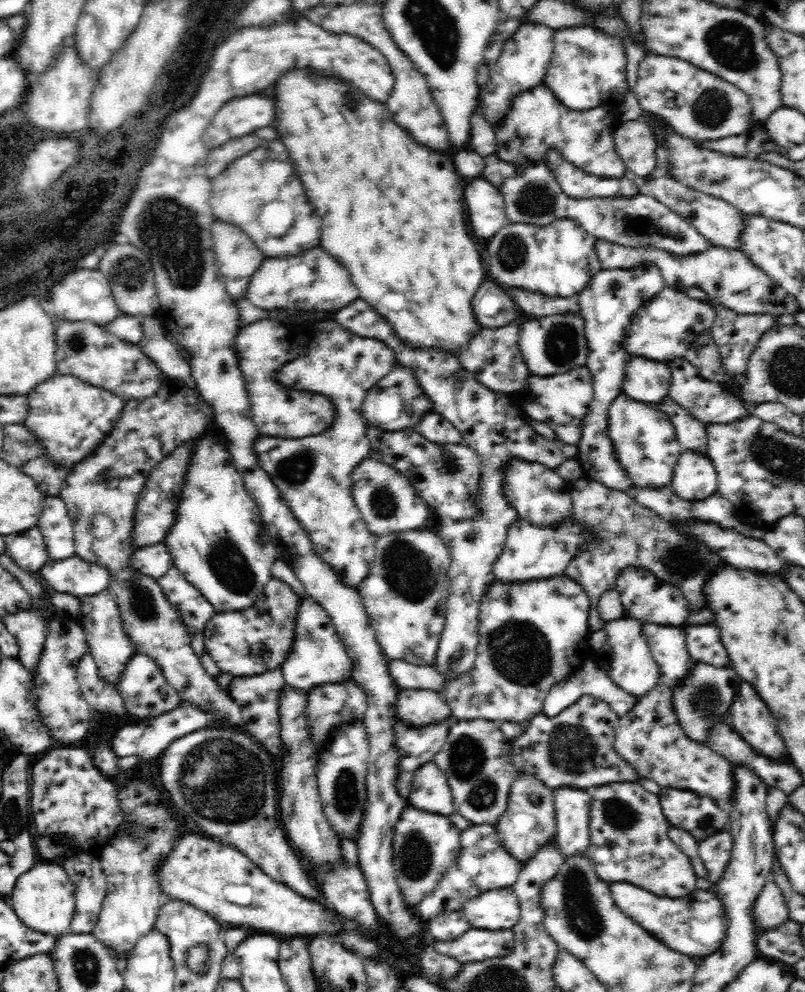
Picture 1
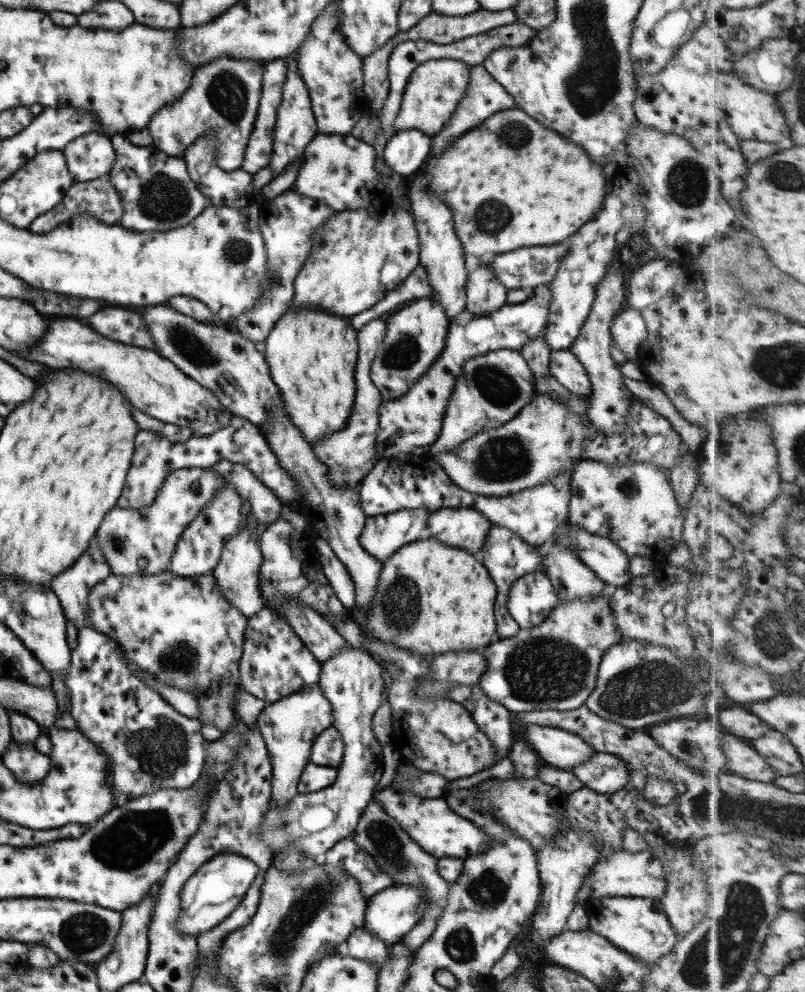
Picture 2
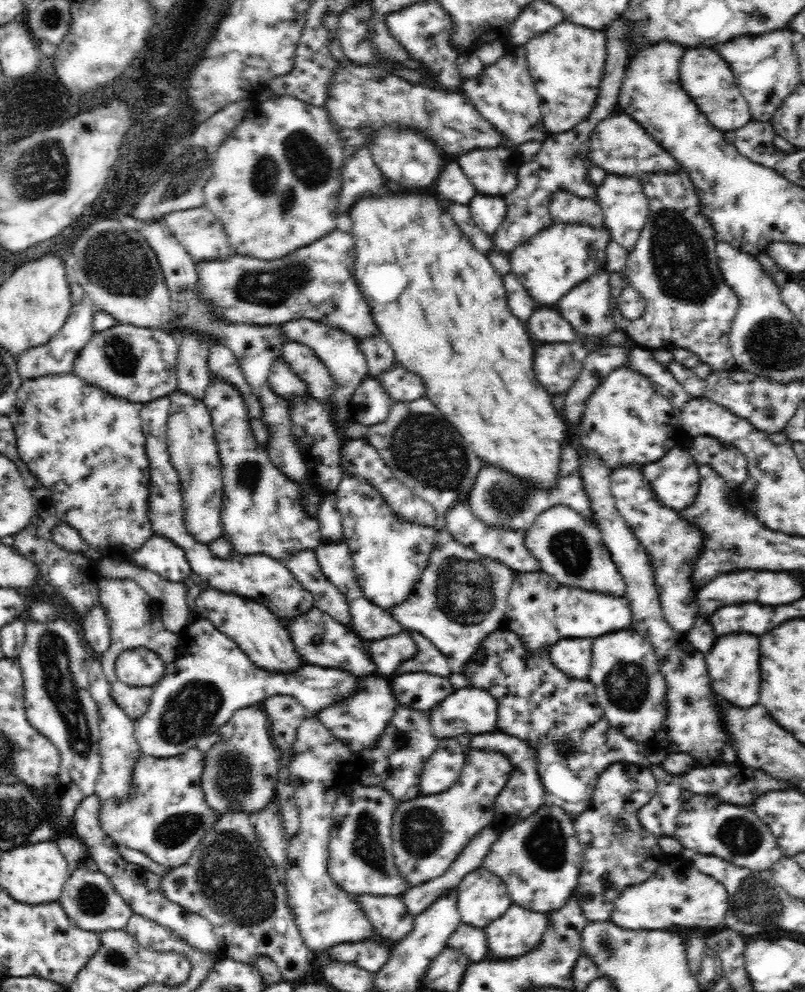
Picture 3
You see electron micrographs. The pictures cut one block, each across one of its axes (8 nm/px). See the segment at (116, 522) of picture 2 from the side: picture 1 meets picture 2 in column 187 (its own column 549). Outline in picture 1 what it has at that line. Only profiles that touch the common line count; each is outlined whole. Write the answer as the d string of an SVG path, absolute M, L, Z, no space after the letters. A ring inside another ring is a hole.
M513 459L506 468L505 496L510 505L518 511L518 516L540 528L556 526L564 522L566 518L573 516L573 504L570 497L570 486L556 473L556 469L548 468L540 464L530 464L518 459Z

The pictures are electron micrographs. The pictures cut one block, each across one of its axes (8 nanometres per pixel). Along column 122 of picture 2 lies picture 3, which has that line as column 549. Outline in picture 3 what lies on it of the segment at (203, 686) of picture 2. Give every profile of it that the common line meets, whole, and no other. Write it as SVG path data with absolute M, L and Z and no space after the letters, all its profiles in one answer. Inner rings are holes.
M518 572L508 592L502 628L515 632L526 650L540 652L561 638L596 638L632 629L630 601L624 597L595 593L560 584L546 572Z

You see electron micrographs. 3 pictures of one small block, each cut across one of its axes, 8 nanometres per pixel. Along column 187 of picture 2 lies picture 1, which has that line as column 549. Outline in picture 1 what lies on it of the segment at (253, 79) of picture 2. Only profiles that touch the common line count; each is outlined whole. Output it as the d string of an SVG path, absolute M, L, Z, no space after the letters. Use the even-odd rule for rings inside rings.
M542 82L532 90L518 94L502 124L494 126L496 150L502 161L516 165L533 165L542 161L550 148L555 148L564 160L586 174L622 178L627 171L622 157L615 150L614 118L608 112L582 112L564 106Z

